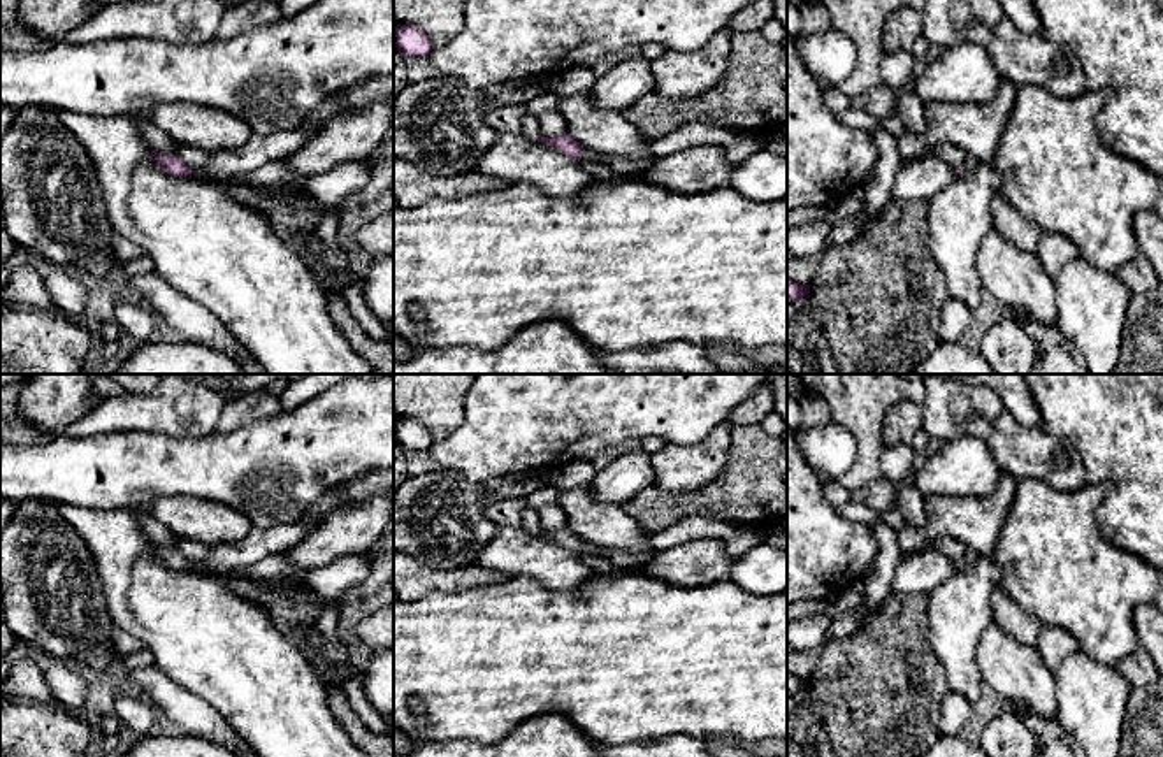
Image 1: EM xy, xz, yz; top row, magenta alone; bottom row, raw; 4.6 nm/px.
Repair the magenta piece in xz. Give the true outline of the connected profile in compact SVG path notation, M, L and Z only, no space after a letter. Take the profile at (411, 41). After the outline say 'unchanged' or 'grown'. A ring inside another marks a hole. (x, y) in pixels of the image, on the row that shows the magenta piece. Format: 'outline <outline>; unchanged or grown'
outline M397 25L397 51L415 58L429 58L434 49L427 33L413 25Z; unchanged

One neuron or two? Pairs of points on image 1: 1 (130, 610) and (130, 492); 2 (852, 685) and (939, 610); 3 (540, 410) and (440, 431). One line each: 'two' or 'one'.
1: two
2: two
3: two

